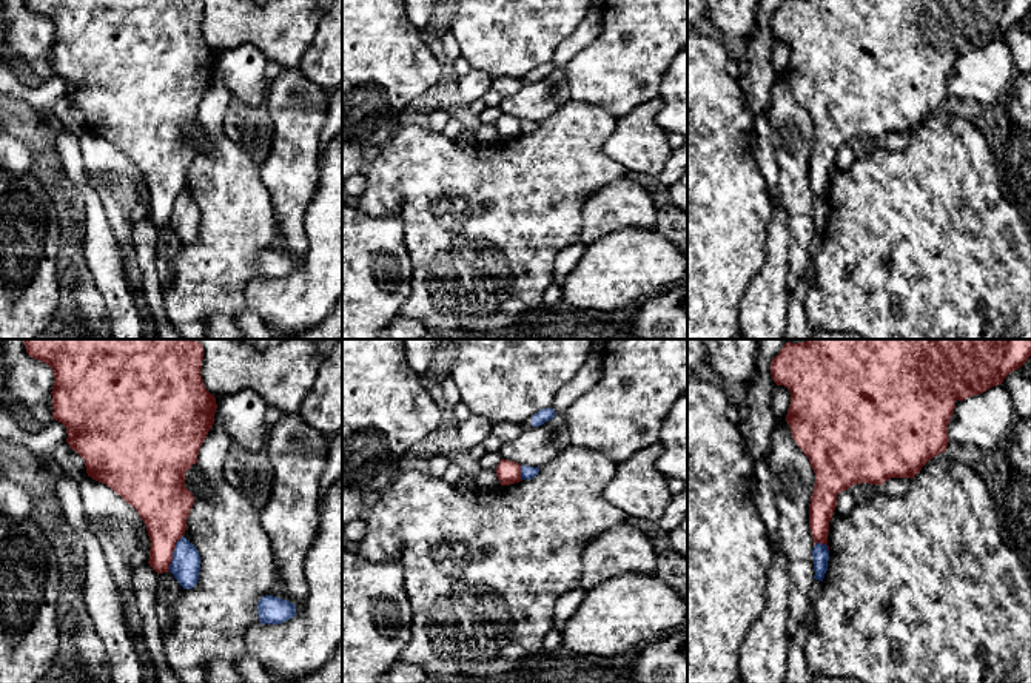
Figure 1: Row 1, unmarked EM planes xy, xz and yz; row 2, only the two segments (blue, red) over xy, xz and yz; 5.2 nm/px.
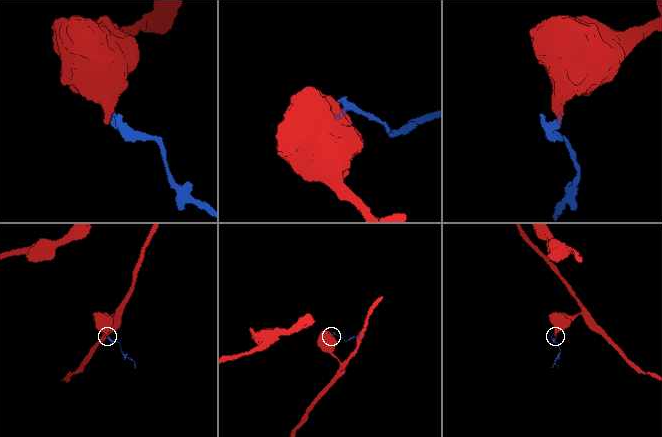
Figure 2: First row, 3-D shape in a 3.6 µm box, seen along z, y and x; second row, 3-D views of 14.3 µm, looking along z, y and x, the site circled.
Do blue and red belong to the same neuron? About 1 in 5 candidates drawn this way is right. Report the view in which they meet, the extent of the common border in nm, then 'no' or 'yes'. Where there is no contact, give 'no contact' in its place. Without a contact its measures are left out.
contact in xy; length 200 nm; no

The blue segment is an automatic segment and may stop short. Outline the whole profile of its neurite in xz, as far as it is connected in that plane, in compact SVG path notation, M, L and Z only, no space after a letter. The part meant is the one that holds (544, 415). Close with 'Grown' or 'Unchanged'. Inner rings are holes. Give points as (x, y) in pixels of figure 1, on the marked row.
M542 409L538 413L535 413L533 416L530 416L526 422L521 424L522 430L532 430L533 427L539 427L544 422L550 421L555 418L555 412L553 409Z. Grown

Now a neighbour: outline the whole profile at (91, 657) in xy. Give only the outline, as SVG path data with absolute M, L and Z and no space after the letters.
M86 606L76 627L74 663L85 672L86 678L91 677L102 683L113 683L109 657Z

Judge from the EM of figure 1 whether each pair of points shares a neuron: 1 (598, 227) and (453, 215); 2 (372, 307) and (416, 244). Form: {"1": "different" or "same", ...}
{"1": "different", "2": "different"}

